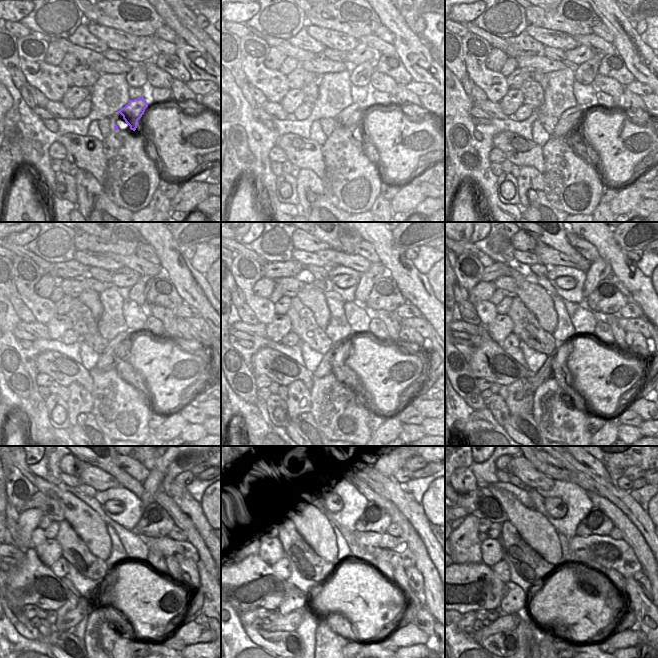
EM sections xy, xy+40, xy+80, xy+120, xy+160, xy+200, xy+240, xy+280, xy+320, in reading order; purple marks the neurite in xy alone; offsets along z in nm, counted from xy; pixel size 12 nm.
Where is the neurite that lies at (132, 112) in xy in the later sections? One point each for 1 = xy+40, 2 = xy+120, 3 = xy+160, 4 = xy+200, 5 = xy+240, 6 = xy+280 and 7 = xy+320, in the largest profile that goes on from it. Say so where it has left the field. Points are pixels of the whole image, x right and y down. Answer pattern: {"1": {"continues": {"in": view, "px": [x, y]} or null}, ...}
{"1": {"continues": {"in": "xy+40", "px": [352, 115]}}, "2": {"continues": {"in": "xy+120", "px": [106, 361]}}, "3": {"continues": {"in": "xy+160", "px": [325, 367]}}, "4": {"continues": {"in": "xy+200", "px": [536, 379]}}, "5": {"continues": {"in": "xy+240", "px": [72, 618]}}, "6": {"continues": {"in": "xy+280", "px": [288, 623]}}, "7": {"continues": {"in": "xy+320", "px": [504, 623]}}}

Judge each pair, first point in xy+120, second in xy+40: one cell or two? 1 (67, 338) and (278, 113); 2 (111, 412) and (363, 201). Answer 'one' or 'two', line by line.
1: two
2: one

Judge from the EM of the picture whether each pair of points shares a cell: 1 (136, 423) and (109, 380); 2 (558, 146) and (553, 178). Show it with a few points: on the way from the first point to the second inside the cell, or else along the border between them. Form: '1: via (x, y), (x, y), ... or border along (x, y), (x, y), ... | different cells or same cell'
1: via (125, 412), (115, 402), (109, 391) | same cell
2: via (558, 154), (558, 170) | same cell

